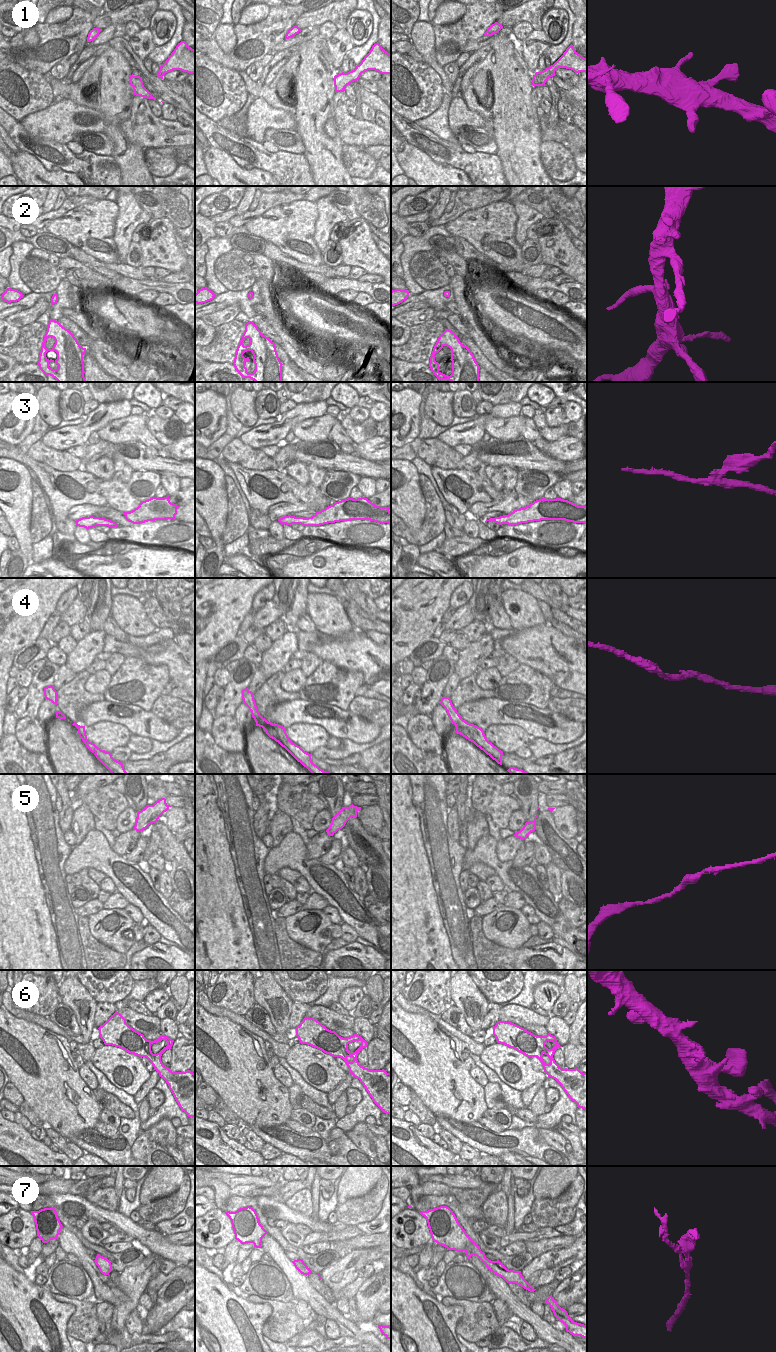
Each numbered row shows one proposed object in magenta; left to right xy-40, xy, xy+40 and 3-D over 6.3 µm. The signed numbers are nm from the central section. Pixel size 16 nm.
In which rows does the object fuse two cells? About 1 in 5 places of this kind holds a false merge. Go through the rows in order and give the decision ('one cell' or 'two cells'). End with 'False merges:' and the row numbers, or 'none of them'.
1: one cell
2: one cell
3: two cells
4: one cell
5: one cell
6: one cell
7: two cells
False merges: 3, 7

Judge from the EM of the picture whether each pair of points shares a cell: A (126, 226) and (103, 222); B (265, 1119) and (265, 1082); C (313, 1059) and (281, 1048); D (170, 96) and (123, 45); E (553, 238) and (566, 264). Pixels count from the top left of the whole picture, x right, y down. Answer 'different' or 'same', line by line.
A: different
B: same
C: different
D: same
E: same

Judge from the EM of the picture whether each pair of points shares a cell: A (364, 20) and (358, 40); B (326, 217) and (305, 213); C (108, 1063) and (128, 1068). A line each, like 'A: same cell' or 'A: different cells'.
A: same cell
B: different cells
C: same cell

